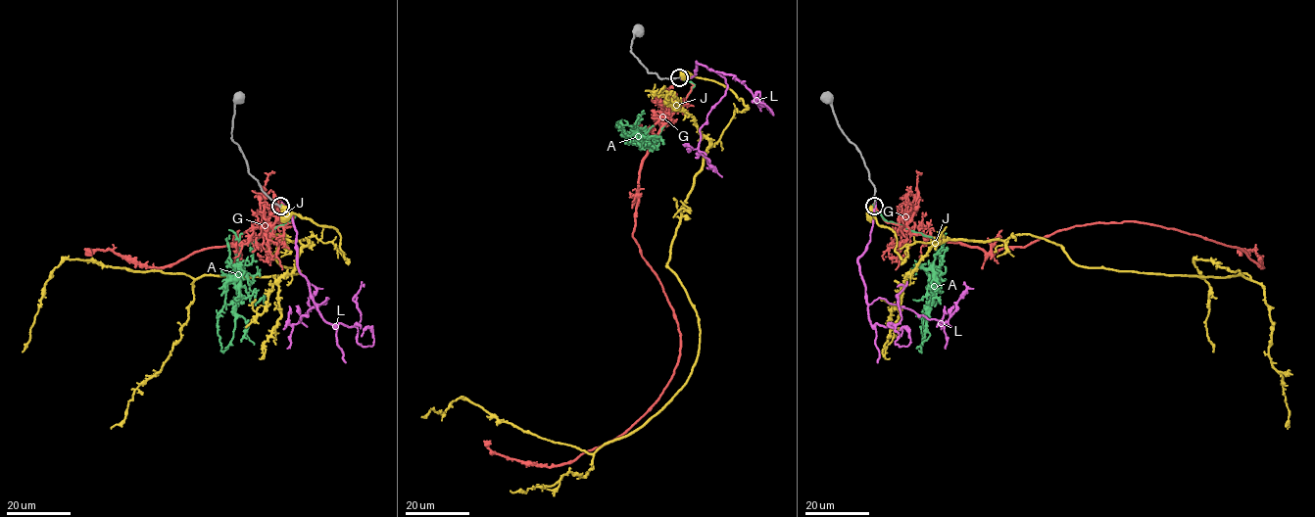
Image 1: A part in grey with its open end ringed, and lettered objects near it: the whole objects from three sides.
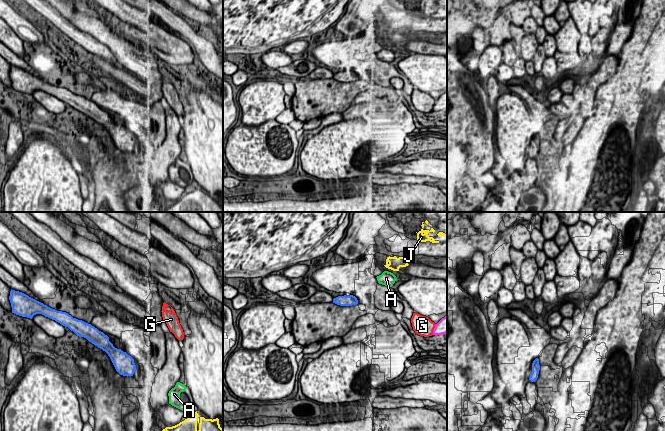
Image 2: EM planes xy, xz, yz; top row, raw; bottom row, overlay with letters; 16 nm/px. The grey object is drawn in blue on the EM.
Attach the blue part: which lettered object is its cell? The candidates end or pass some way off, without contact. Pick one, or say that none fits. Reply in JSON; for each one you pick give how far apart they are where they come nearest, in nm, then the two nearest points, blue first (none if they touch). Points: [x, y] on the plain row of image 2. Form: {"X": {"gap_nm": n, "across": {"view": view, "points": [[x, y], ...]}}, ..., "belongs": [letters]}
{"G": {"gap_nm": 750, "across": {"view": "xy", "points": [[133, 135], [170, 107]]}}, "belongs": ["G"]}

